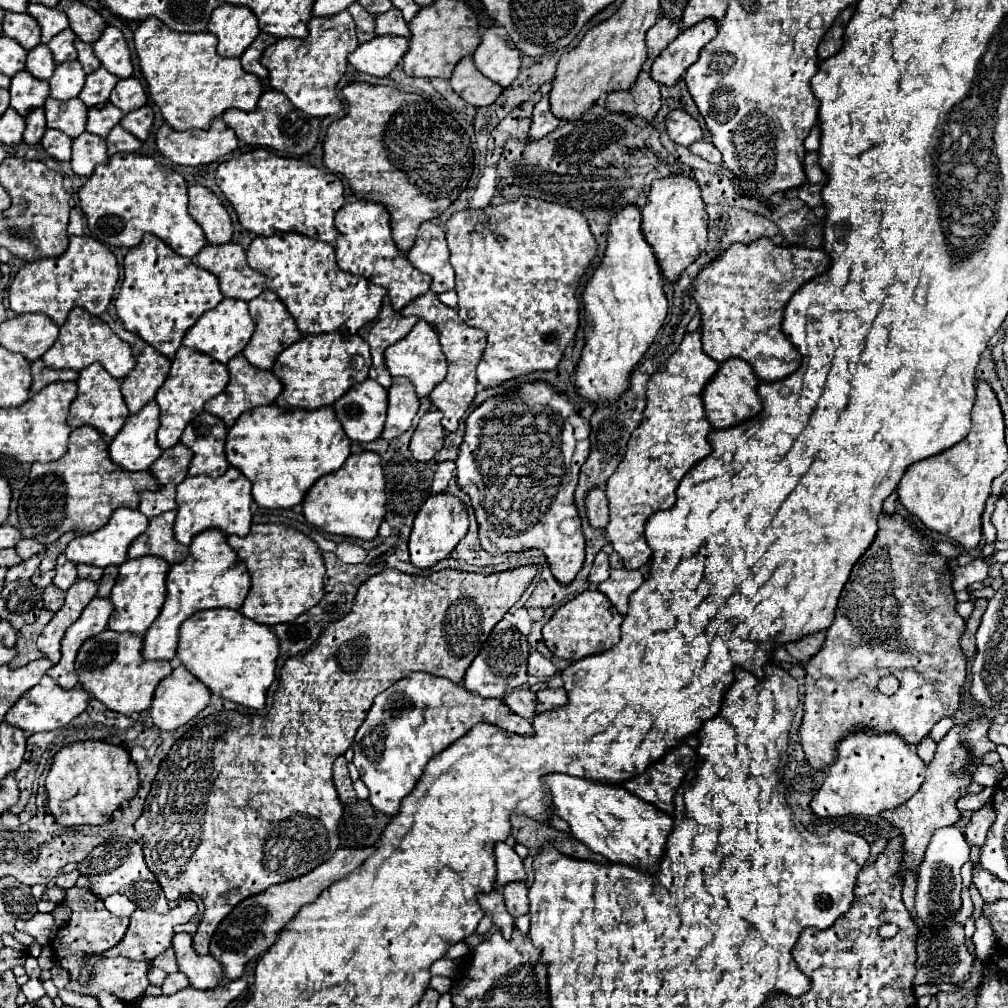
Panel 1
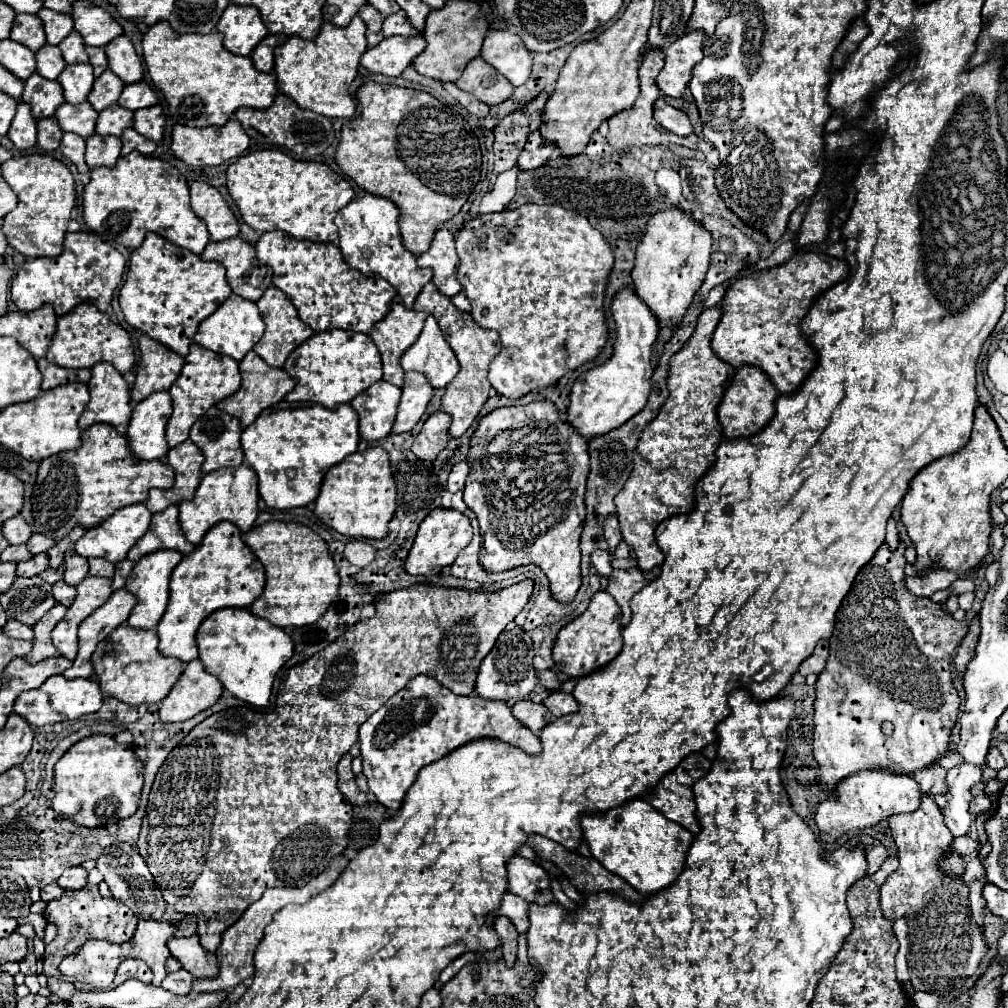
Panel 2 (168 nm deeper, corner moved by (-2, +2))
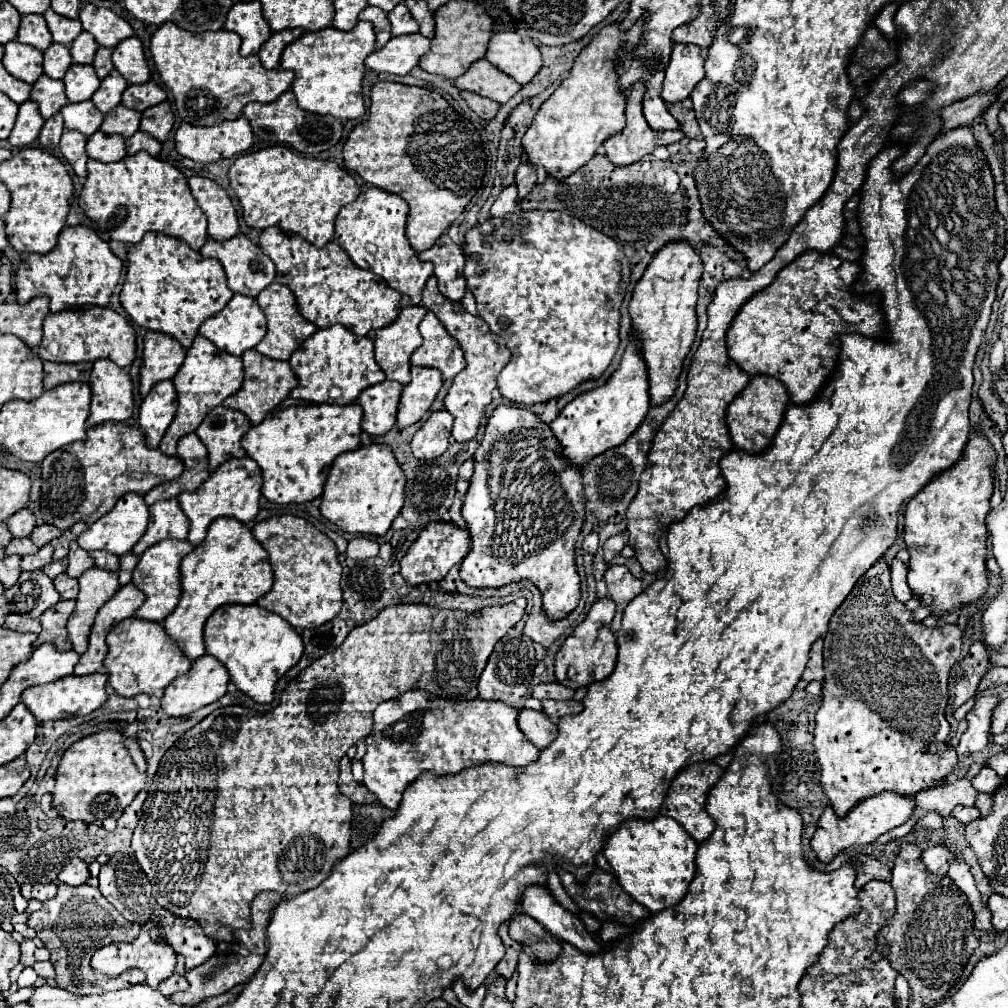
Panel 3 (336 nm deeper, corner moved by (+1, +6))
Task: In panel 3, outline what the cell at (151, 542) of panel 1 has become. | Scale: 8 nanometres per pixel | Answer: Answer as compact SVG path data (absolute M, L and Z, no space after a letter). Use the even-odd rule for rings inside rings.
M176 498L156 502L156 504L150 506L150 524L148 524L148 530L136 542L136 546L132 548L132 552L136 556L140 556L146 548L154 546L156 542L160 542L164 538L184 540L188 536L188 528L190 528L190 522L184 516L184 512L182 512L182 508L180 508L180 504L178 504Z

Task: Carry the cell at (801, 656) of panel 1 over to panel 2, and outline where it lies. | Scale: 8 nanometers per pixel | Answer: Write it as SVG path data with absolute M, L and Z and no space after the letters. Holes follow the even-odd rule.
M819 640L813 656L809 656L801 666L799 666L799 674L801 676L809 676L809 674L821 674L823 668L825 668L825 662L827 662L827 656L829 656L829 642L827 640Z

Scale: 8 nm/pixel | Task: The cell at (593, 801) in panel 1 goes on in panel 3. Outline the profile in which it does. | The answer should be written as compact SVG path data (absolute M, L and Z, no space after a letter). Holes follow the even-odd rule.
M656 816L652 820L628 818L624 820L614 834L608 836L602 854L612 866L620 886L650 912L660 912L670 908L684 898L688 884L694 878L694 856L696 840L668 816Z

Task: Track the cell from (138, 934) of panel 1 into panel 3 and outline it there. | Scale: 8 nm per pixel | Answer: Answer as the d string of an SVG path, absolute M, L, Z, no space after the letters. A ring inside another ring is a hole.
M140 930L138 938L134 942L128 942L128 944L108 944L108 946L98 948L94 952L92 960L90 960L90 966L92 966L94 972L104 974L104 976L118 976L118 974L122 974L128 968L140 968L140 970L146 972L146 984L152 986L152 988L158 988L158 984L162 980L166 980L174 972L176 954L162 938L152 940L148 930Z

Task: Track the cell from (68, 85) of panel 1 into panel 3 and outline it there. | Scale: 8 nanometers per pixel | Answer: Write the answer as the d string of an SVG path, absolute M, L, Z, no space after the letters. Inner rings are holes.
M72 64L62 80L64 80L66 96L70 102L90 100L92 94L100 86L100 80L98 80L94 68L88 64Z

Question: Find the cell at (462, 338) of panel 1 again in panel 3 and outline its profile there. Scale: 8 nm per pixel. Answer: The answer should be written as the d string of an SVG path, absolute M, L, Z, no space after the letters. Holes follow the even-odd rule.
M430 276L426 286L424 286L424 294L422 294L422 302L424 308L436 312L438 320L442 322L442 326L448 330L448 334L452 338L456 338L456 342L460 342L466 362L468 366L456 374L446 398L444 398L444 406L446 410L454 416L454 426L452 426L452 438L456 442L468 442L470 438L476 436L478 426L480 426L480 418L482 418L482 410L492 402L492 390L496 388L496 376L500 374L500 370L504 368L504 364L510 360L510 350L506 348L506 344L488 328L488 324L484 320L480 320L480 316L472 316L470 312L464 310L464 306L460 302L452 302L448 300L436 286L436 278Z

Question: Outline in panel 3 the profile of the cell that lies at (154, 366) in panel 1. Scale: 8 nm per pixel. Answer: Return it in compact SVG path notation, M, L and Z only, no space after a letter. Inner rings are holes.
M146 332L140 368L140 396L146 396L158 382L172 380L186 358L186 350L168 334Z

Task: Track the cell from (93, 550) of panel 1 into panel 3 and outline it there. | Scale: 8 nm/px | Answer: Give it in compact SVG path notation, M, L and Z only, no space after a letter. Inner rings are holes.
M124 494L116 506L104 514L100 520L96 520L84 534L78 536L78 546L92 552L92 550L106 550L116 556L122 556L132 550L132 546L140 540L140 536L146 532L148 526L148 506L144 504L144 498L140 494Z

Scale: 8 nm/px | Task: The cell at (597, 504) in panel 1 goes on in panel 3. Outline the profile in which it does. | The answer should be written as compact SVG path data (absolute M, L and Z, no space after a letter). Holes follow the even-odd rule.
M626 532L610 536L606 540L606 544L604 544L604 558L606 558L606 562L610 562L616 554L620 554L620 550L626 546L626 542L628 542L628 534Z

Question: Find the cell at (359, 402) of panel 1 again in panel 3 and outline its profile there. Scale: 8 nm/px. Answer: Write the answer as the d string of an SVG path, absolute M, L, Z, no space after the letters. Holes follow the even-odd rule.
M392 380L368 386L360 396L358 404L364 410L362 430L372 436L386 434L396 424L396 408L400 400L402 386Z

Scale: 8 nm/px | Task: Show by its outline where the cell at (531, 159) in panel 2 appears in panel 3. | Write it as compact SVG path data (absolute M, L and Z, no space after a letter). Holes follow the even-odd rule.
M522 160L522 164L516 170L516 186L518 186L518 198L524 198L536 184L536 168L528 164L528 160Z

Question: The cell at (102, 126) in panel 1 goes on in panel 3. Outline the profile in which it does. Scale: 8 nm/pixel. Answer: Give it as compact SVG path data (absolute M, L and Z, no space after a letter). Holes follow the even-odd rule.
M118 104L116 108L112 108L110 112L104 114L104 122L102 122L100 130L108 132L108 134L120 134L120 136L128 138L138 130L140 116L142 114L138 110L126 108L124 104Z

